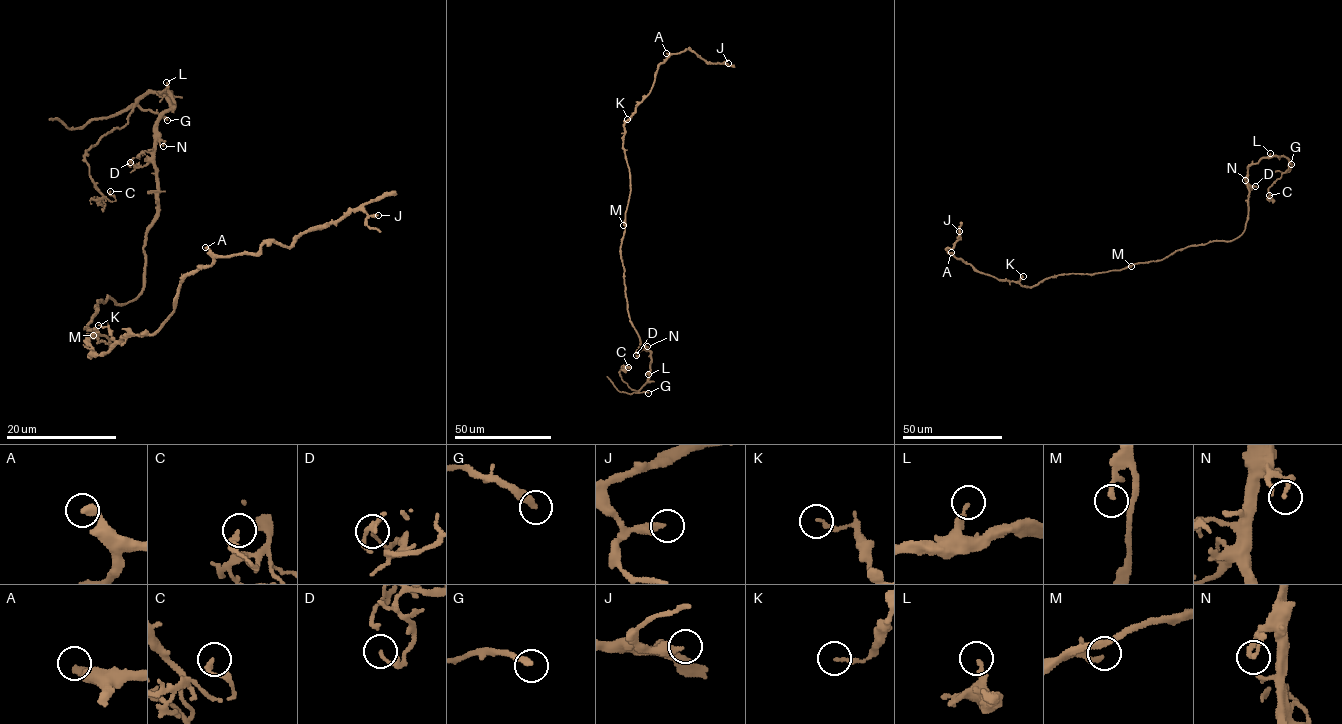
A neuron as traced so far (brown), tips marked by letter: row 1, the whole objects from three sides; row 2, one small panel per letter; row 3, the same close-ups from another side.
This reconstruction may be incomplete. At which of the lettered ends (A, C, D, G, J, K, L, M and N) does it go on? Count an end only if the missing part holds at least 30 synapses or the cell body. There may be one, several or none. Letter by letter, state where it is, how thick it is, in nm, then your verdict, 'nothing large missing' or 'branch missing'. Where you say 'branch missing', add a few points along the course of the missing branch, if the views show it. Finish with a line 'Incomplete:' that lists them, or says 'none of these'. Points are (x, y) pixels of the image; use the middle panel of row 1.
A: at (666, 53); 360 nm thick; nothing large missing
C: at (628, 367); 220 nm thick; nothing large missing
D: at (636, 355); 130 nm thick; nothing large missing
G: at (648, 393); 280 nm thick; nothing large missing
J: at (728, 63); 340 nm thick; nothing large missing
K: at (627, 119); 160 nm thick; nothing large missing
L: at (648, 374); 200 nm thick; nothing large missing
M: at (623, 225); 160 nm thick; nothing large missing
N: at (647, 346); 160 nm thick; nothing large missing
Incomplete: none of these

